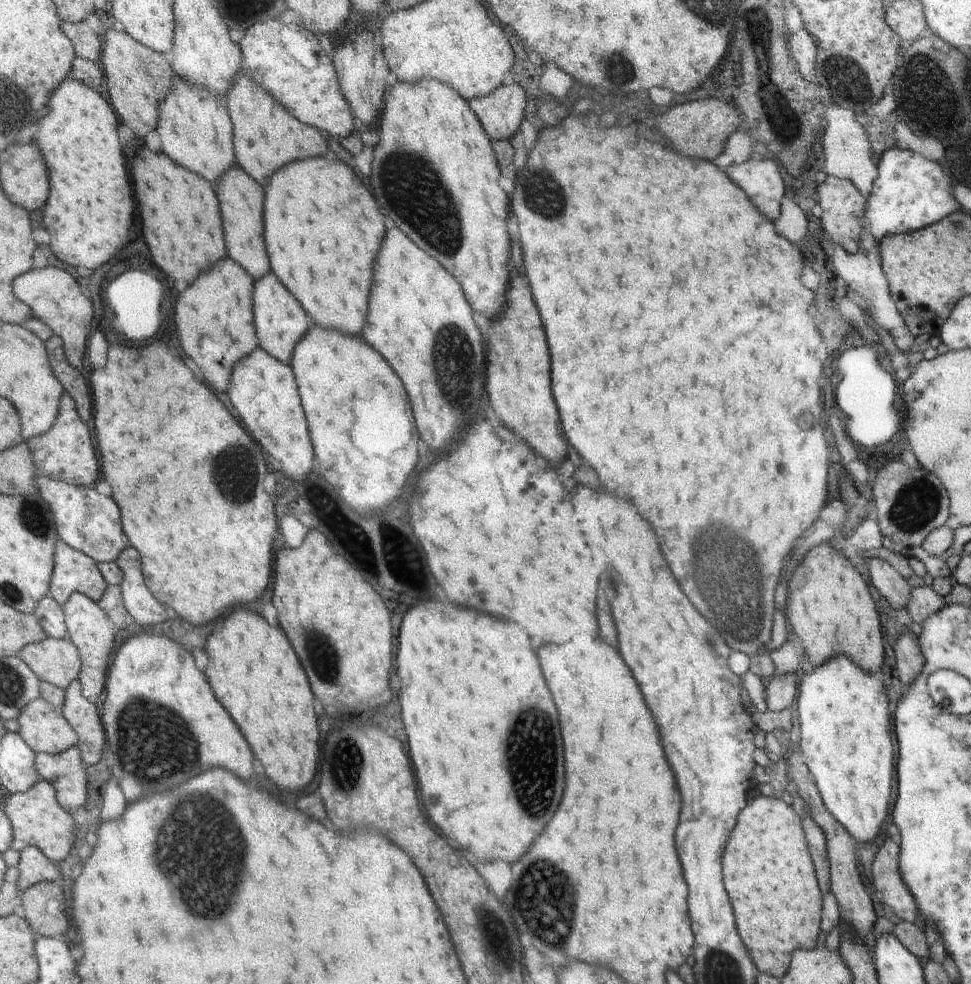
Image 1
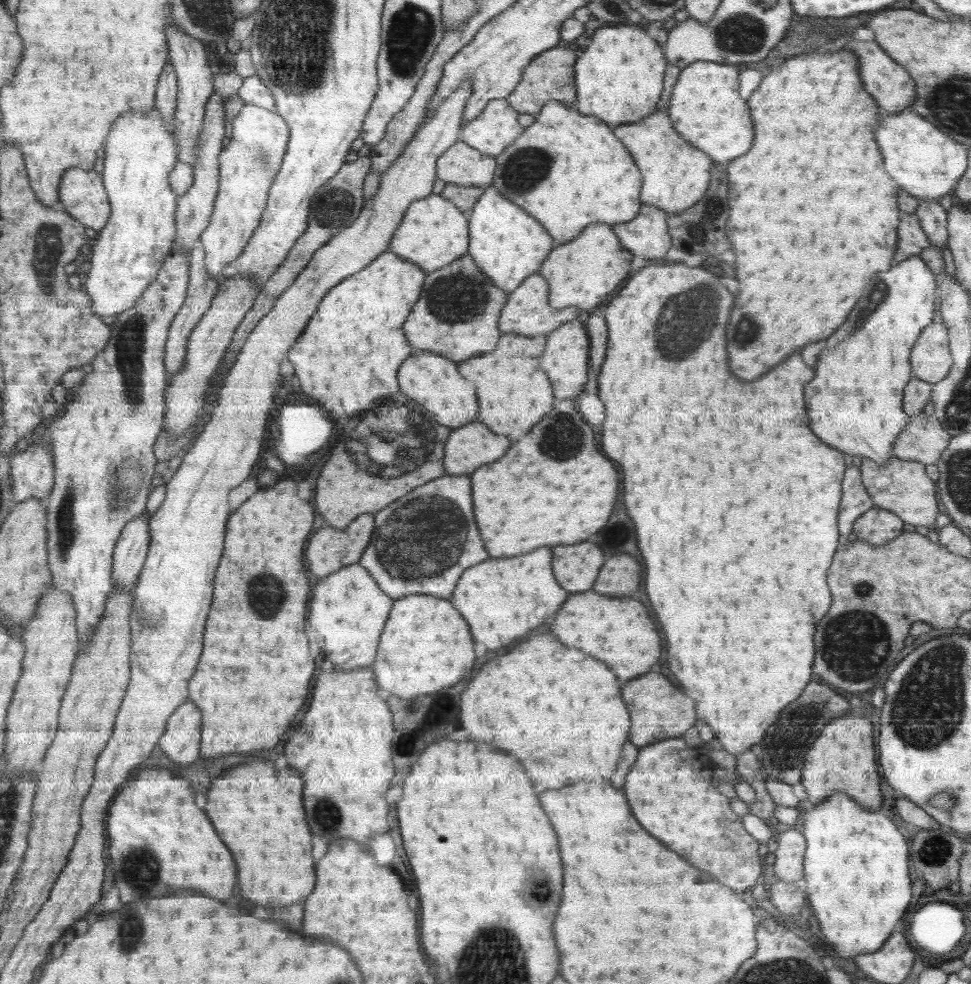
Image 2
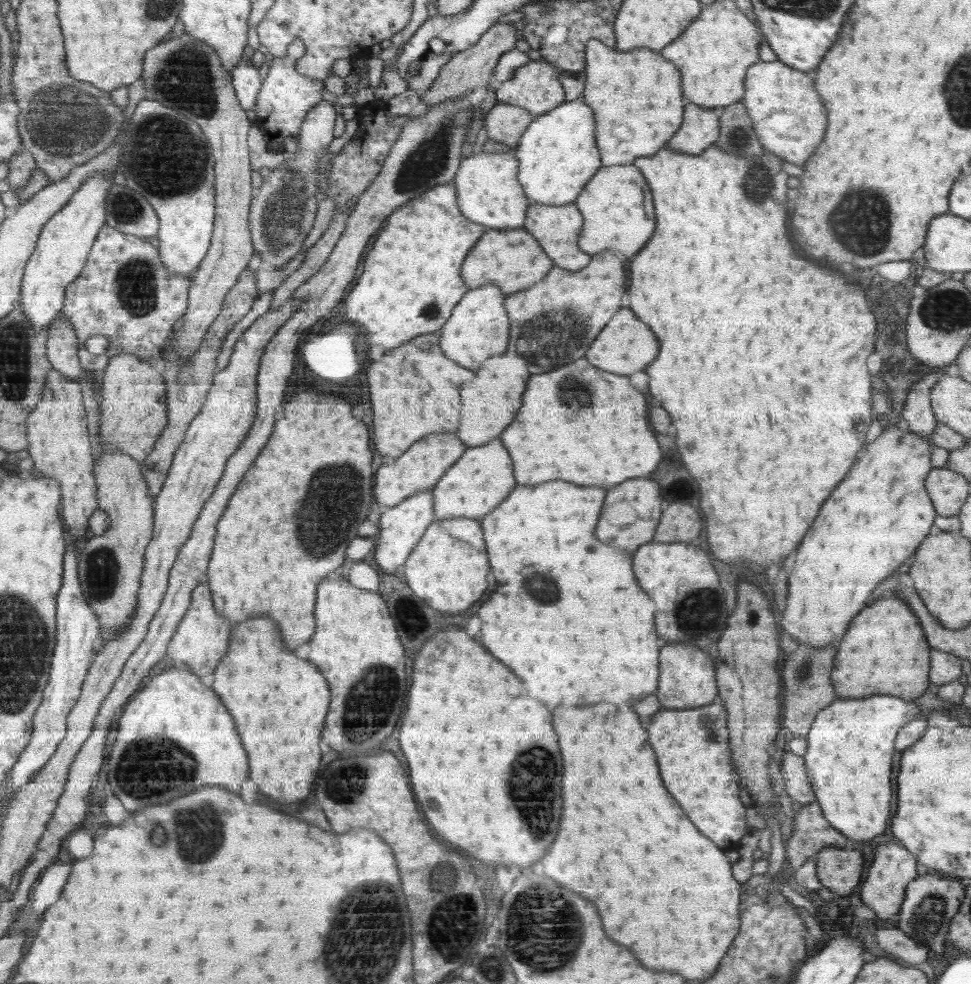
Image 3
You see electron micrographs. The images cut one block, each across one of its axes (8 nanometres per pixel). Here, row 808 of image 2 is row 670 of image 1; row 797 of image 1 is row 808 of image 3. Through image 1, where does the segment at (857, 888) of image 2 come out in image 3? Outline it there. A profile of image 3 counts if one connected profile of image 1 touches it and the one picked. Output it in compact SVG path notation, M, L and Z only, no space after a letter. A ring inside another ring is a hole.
M873 695L864 699L836 699L818 712L811 730L806 734L807 751L803 754L809 780L817 794L817 802L826 820L844 836L858 842L880 836L890 820L892 802L892 756L898 729L914 722L918 708L910 700L894 695Z

